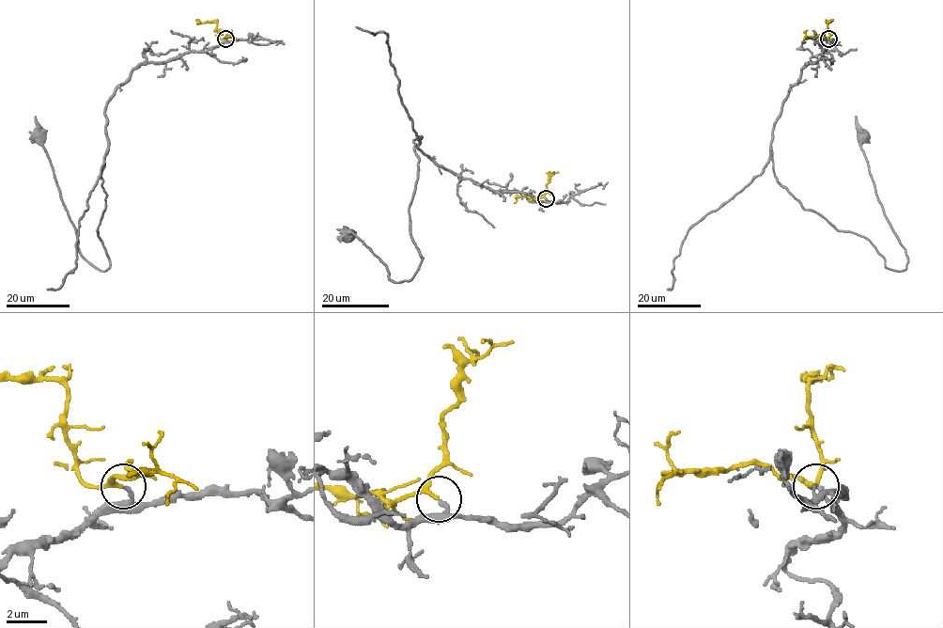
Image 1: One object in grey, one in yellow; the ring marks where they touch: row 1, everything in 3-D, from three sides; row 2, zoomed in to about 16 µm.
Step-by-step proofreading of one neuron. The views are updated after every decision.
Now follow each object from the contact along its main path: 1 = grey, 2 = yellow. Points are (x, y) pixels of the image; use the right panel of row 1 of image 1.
1: (828, 39), (783, 102), (773, 171), (804, 209), (904, 271), (863, 135)
2: (828, 39), (827, 22), (833, 20)

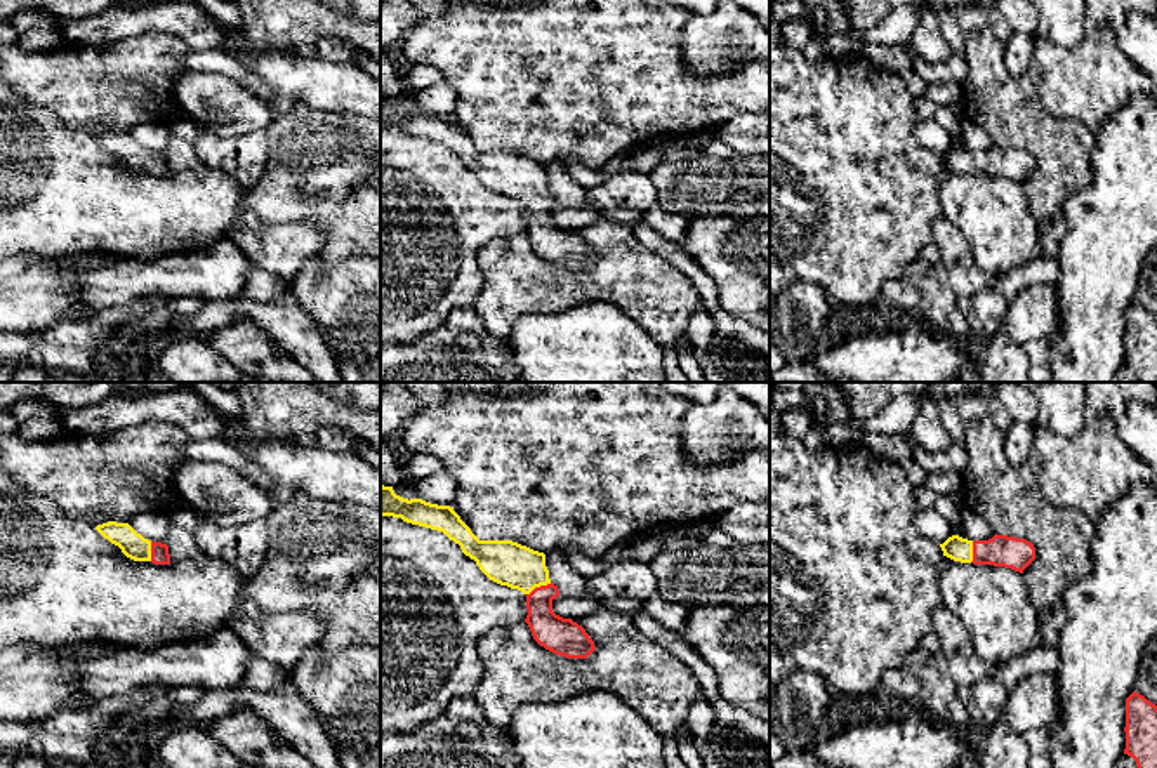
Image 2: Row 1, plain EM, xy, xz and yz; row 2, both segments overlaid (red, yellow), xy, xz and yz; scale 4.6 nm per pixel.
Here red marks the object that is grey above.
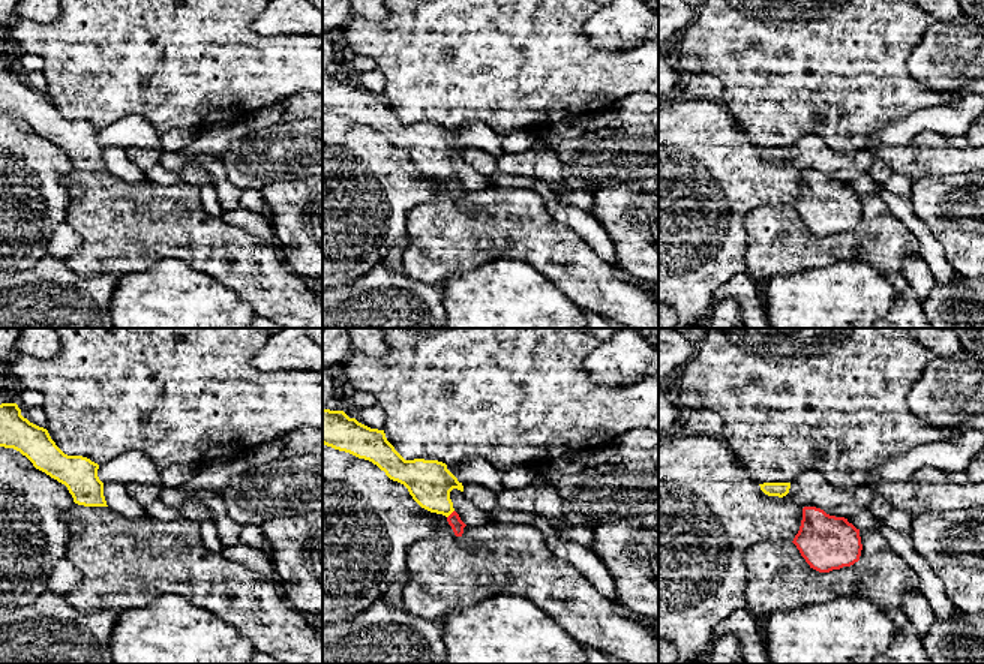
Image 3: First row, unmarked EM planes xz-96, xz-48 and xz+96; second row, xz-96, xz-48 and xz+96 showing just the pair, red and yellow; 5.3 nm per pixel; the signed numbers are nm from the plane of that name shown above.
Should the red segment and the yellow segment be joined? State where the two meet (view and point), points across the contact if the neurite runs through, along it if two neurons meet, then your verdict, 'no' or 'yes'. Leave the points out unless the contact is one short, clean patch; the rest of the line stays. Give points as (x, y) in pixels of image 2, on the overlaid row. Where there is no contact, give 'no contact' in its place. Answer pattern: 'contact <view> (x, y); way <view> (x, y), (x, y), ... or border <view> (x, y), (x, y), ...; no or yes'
contact xz (541, 586); way xz (558, 635), (541, 617), (541, 586), (523, 569), (504, 562); yes

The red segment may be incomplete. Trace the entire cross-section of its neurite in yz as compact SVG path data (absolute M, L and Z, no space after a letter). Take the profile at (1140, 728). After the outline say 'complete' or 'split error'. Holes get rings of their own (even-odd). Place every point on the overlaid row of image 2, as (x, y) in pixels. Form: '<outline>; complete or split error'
M1133 692L1126 698L1126 749L1124 754L1136 761L1138 768L1157 768L1157 705Z; complete

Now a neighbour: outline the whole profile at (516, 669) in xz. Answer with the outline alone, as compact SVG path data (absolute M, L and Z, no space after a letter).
M610 608L572 619L585 629L596 650L587 659L566 659L540 646L526 622L497 627L478 641L483 676L474 700L486 721L509 726L525 704L558 704L591 692L615 693L638 711L658 733L676 740L690 725L688 716L702 690L676 655L650 641L634 624L634 615Z

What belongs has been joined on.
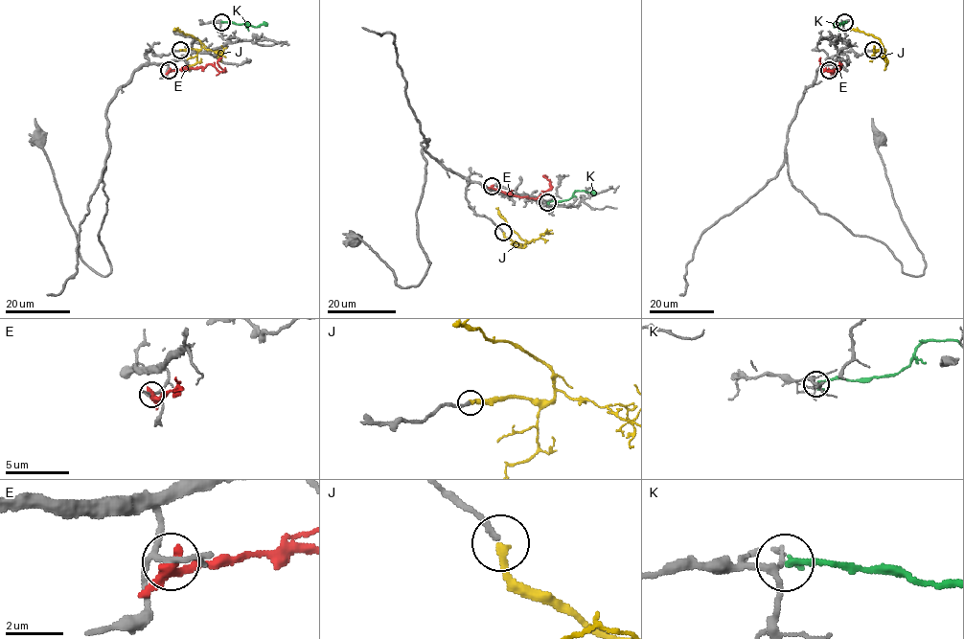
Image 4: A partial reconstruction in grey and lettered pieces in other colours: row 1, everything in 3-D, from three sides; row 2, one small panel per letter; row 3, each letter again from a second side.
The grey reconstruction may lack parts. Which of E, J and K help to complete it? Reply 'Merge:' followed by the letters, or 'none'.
Merge: J

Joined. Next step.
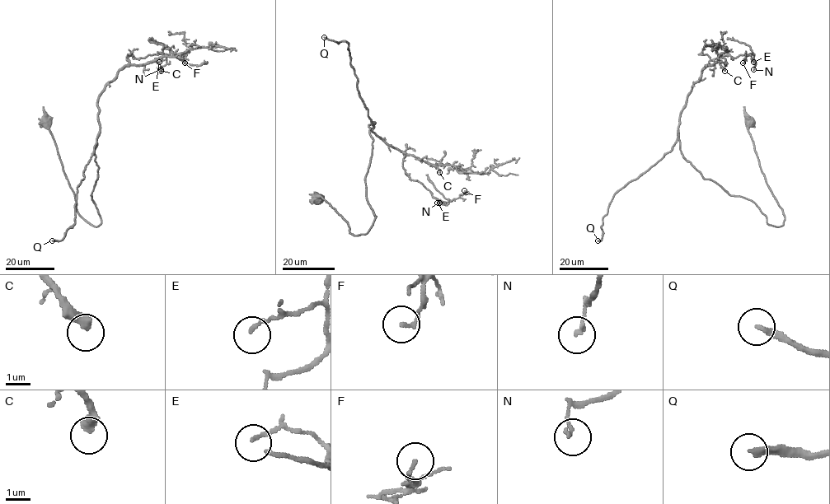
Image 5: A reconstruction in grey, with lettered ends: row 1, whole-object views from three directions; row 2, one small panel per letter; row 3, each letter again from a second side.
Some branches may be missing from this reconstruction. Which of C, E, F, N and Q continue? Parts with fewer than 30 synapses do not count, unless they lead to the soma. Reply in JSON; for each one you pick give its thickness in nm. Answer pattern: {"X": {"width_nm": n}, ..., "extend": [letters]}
{"C": {"width_nm": 400}, "Q": {"width_nm": 240}, "extend": ["C", "Q"]}

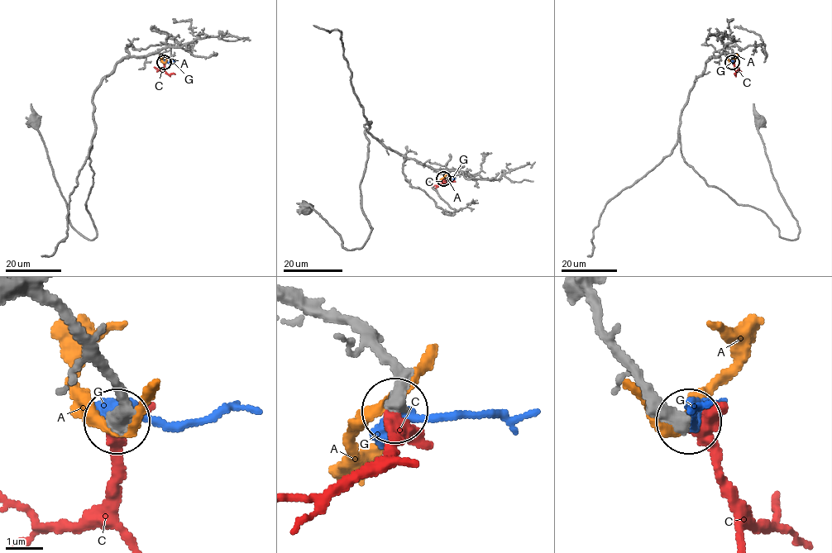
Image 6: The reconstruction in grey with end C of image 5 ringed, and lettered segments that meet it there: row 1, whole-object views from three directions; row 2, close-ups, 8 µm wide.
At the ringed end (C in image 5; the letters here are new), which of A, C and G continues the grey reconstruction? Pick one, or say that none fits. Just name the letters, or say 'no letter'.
C

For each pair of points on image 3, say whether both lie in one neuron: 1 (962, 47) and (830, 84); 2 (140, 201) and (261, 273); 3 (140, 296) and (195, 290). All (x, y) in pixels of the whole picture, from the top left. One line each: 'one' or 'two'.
1: two
2: one
3: one

